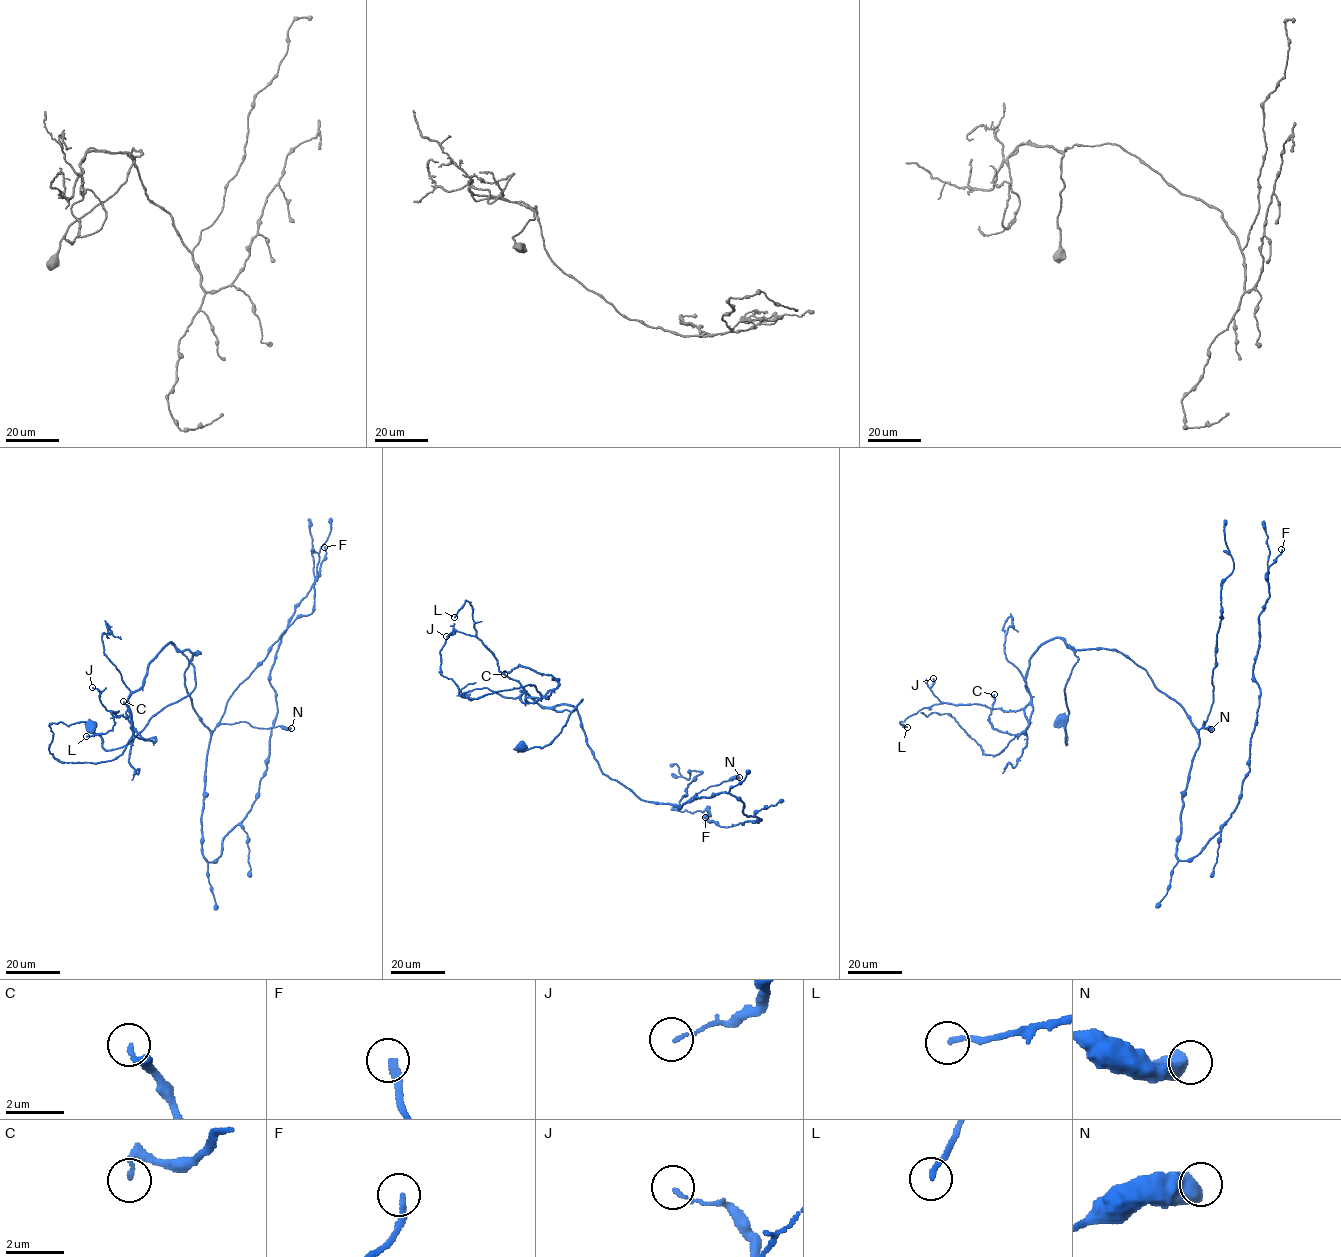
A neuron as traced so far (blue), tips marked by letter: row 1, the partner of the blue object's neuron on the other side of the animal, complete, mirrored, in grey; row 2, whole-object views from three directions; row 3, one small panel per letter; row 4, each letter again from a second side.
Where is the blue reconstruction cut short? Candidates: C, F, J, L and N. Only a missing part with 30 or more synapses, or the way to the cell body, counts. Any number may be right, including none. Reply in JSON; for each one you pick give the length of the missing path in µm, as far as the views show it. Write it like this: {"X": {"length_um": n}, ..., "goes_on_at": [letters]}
{"goes_on_at": []}

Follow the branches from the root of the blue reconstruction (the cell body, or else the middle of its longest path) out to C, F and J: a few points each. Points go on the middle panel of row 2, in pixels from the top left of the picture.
C: (521, 746), (551, 744), (582, 699), (557, 711), (524, 690), (522, 702), (557, 679), (520, 665), (504, 674)
F: (521, 746), (582, 699), (554, 709), (603, 773), (760, 819), (705, 817)
J: (521, 746), (551, 744), (582, 699), (557, 711), (524, 690), (522, 702), (525, 690), (480, 640), (446, 636)

